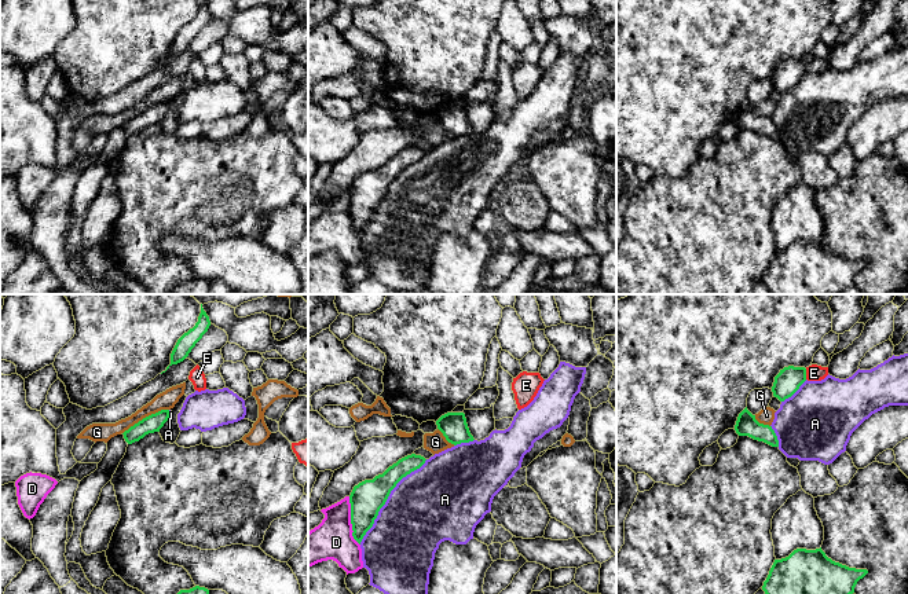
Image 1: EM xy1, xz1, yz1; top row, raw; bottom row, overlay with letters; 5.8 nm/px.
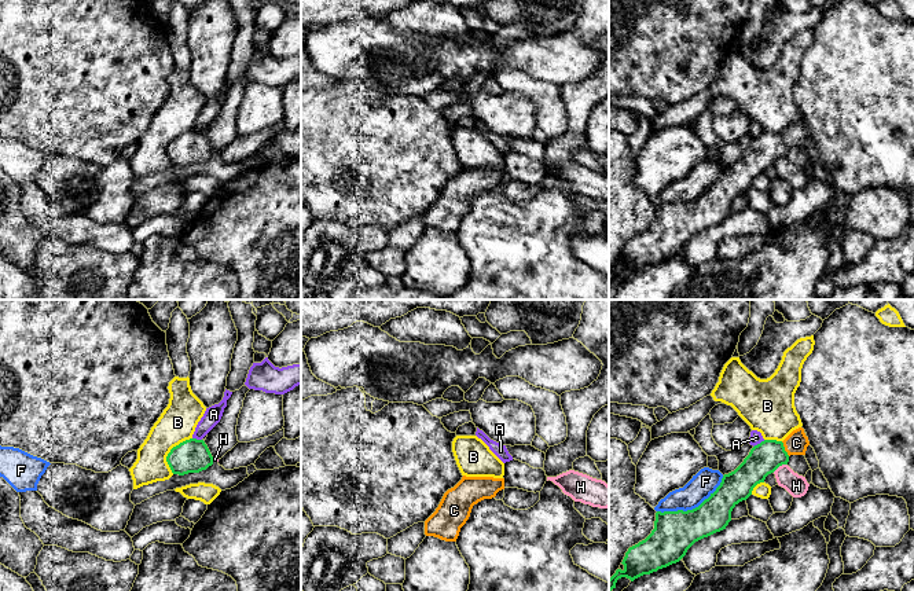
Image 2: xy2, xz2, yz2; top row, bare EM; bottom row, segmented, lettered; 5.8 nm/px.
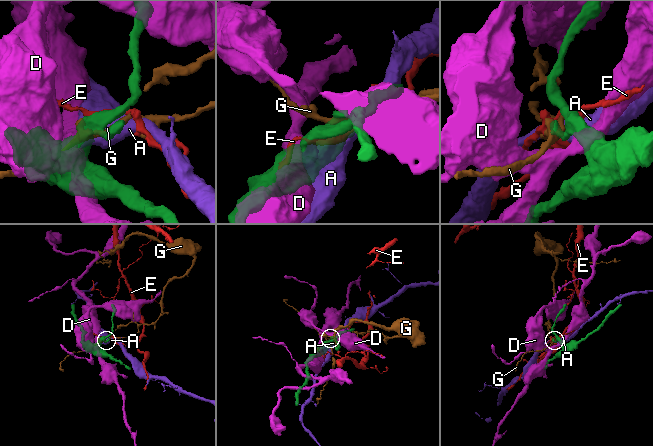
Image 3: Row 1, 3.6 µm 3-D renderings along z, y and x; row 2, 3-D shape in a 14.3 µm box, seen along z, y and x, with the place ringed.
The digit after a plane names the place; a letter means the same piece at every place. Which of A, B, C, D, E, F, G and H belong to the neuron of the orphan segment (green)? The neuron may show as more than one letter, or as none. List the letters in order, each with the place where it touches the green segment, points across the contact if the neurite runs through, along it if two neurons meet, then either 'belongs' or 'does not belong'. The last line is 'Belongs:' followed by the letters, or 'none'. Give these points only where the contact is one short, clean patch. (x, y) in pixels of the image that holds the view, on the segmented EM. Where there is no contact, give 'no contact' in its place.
A: meets green in xz1 at (387, 498); does not belong
B: meets green in xy2 at (171, 451); border along xy2 (191, 437), (176, 444), (168, 454), (166, 463), (172, 473); does not belong
C: meets green in yz2 at (784, 448); runs through yz2 (764, 458), (784, 448), (796, 443); belongs
D: meets green in xz1 at (351, 521); does not belong
E: meets green in yz1 at (805, 374); does not belong
F: meets green in yz2 at (693, 509); does not belong
G: meets green in xy1 at (146, 417); border along xy1 (168, 409), (161, 409), (143, 417), (123, 433); does not belong
H: meets green in yz2 at (779, 465); border along yz2 (786, 463), (782, 463), (773, 472); does not belong
Belongs: C

